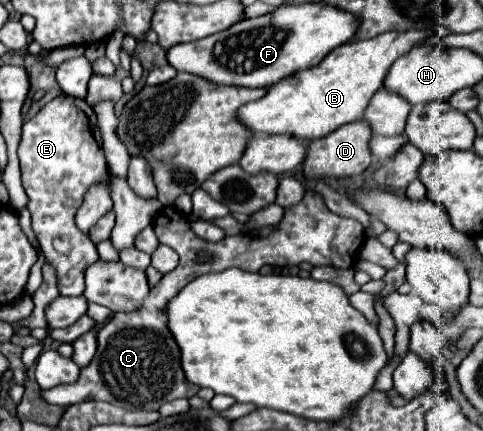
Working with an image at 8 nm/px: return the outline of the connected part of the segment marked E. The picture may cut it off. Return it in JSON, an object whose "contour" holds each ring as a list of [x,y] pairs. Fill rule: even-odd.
{"contour":[[[58,96],[48,102],[34,118],[22,126],[22,142],[18,148],[22,186],[28,196],[28,210],[32,214],[32,230],[44,250],[46,260],[58,268],[58,290],[62,296],[80,296],[84,292],[84,272],[98,260],[96,244],[78,232],[74,216],[90,186],[102,184],[108,178],[108,166],[102,152],[102,134],[96,124],[96,114],[86,100],[72,96]]]}

